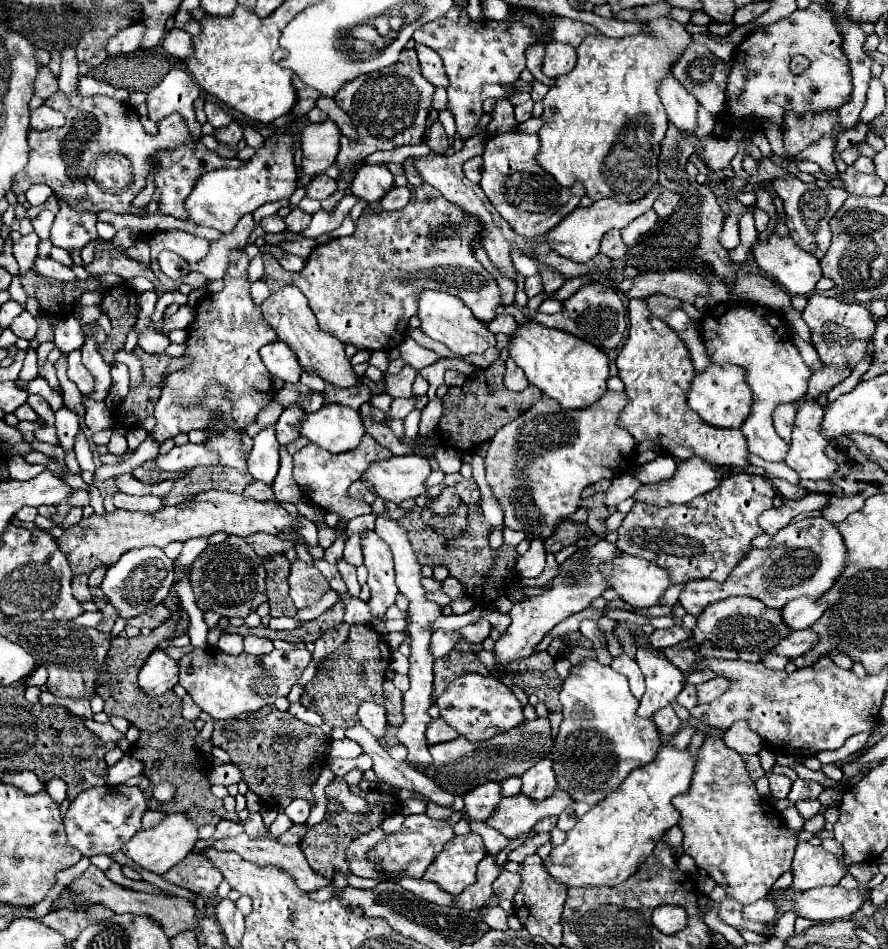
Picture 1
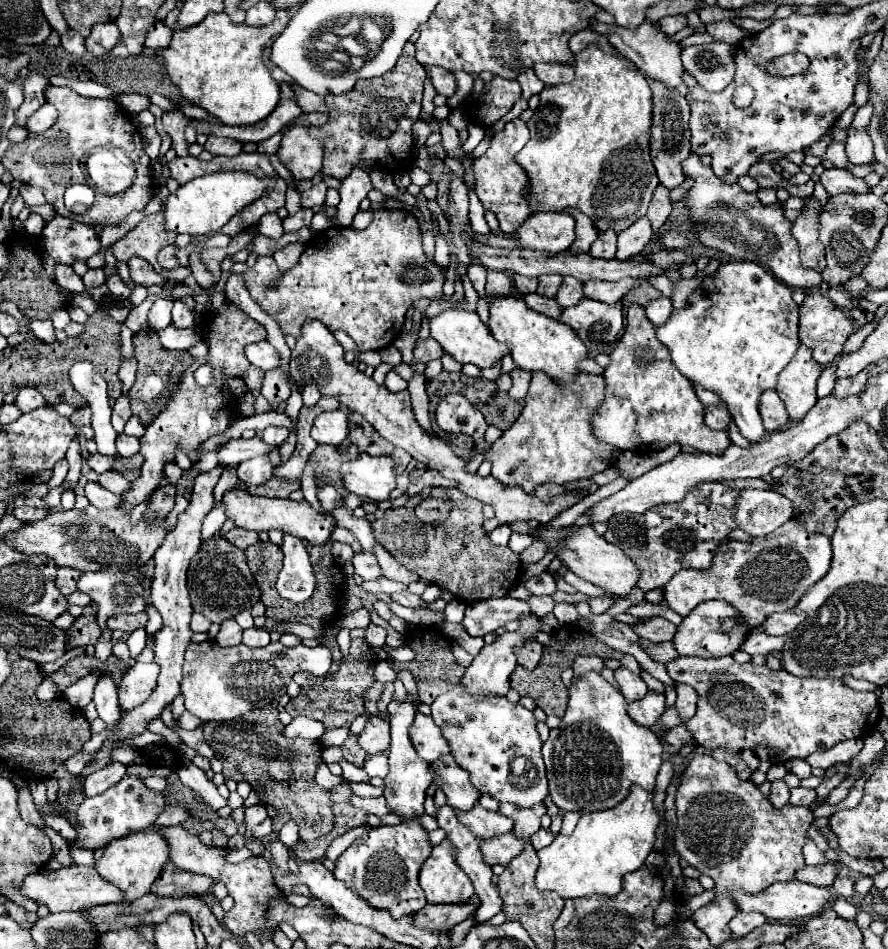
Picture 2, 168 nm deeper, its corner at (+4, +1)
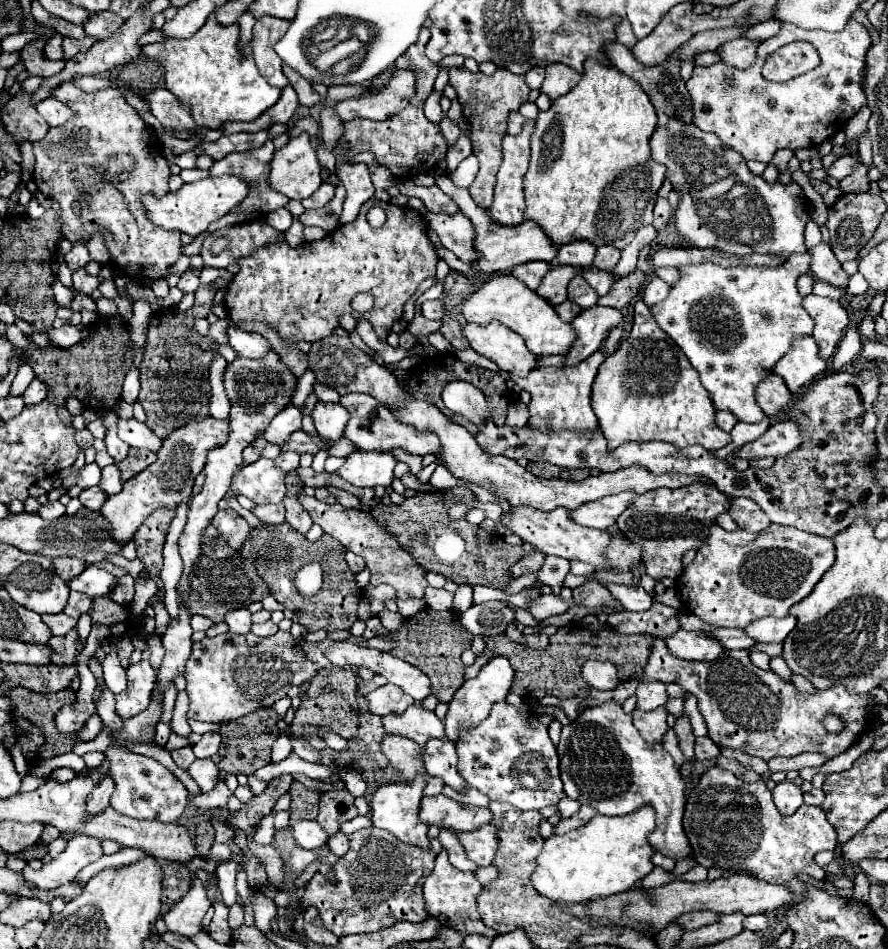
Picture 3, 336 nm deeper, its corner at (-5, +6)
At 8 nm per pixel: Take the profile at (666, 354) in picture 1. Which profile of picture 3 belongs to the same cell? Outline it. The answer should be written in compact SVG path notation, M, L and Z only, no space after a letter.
M641 300L635 304L635 324L629 338L599 366L591 406L609 450L625 442L653 440L663 440L677 448L701 444L705 450L719 450L731 442L731 436L715 424L715 406L709 392L701 386L697 370L689 364L681 348L657 326Z

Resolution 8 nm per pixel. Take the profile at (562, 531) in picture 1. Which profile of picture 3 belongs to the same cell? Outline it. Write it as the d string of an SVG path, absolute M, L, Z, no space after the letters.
M535 552L535 554L525 554L521 558L521 562L517 562L513 568L509 568L509 578L519 578L523 574L529 574L529 572L539 572L539 568L543 566L543 554L541 552Z

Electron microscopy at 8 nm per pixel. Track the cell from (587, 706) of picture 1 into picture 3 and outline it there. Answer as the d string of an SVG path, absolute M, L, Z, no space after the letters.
M609 700L585 710L569 726L563 726L557 752L567 796L597 808L605 816L627 816L649 804L657 814L657 828L649 836L651 848L673 860L691 858L689 838L683 830L685 782L663 746L645 742L637 734L631 716L619 704Z

